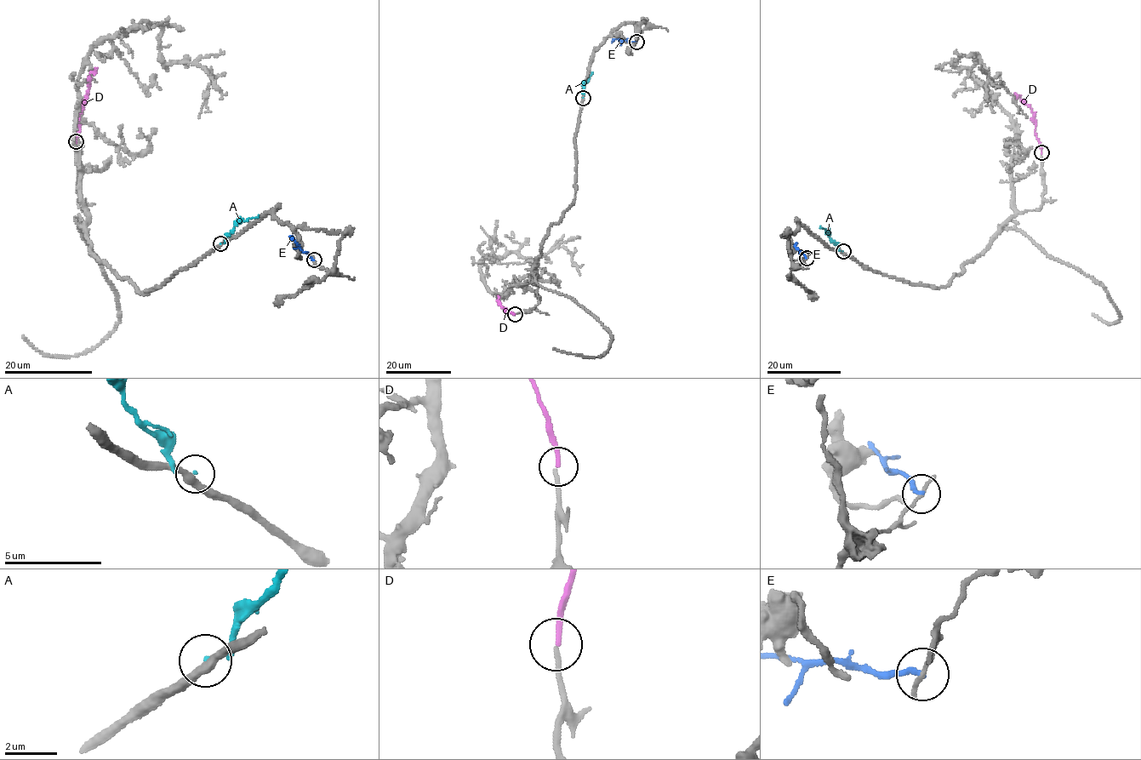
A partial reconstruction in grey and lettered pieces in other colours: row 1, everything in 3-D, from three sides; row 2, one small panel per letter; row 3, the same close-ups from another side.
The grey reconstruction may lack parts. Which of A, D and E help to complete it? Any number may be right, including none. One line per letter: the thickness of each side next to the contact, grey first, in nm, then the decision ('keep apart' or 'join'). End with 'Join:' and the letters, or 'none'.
A: 360 nm thick on the grey side, 90 nm on the other; keep apart
D: 170 nm thick on the grey side, 200 nm on the other; join
E: 190 nm thick on the grey side, 200 nm on the other; keep apart
Join: D

